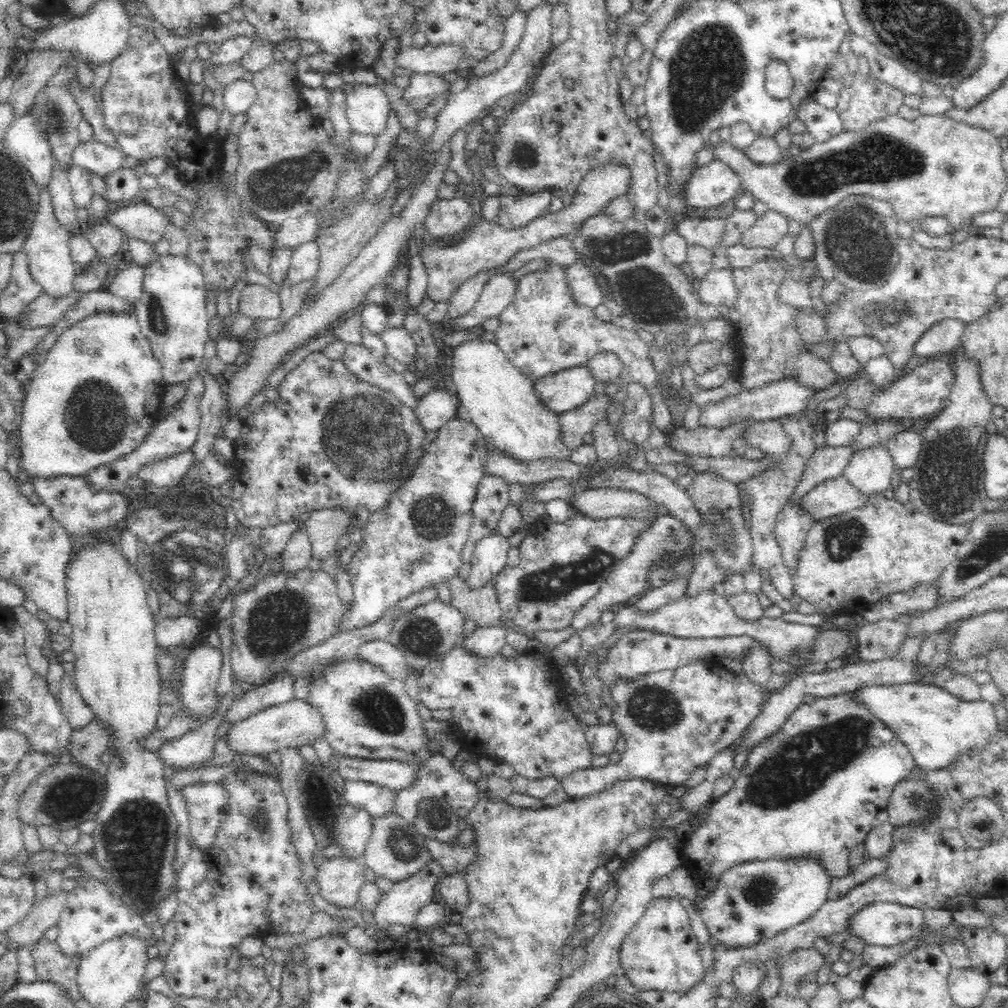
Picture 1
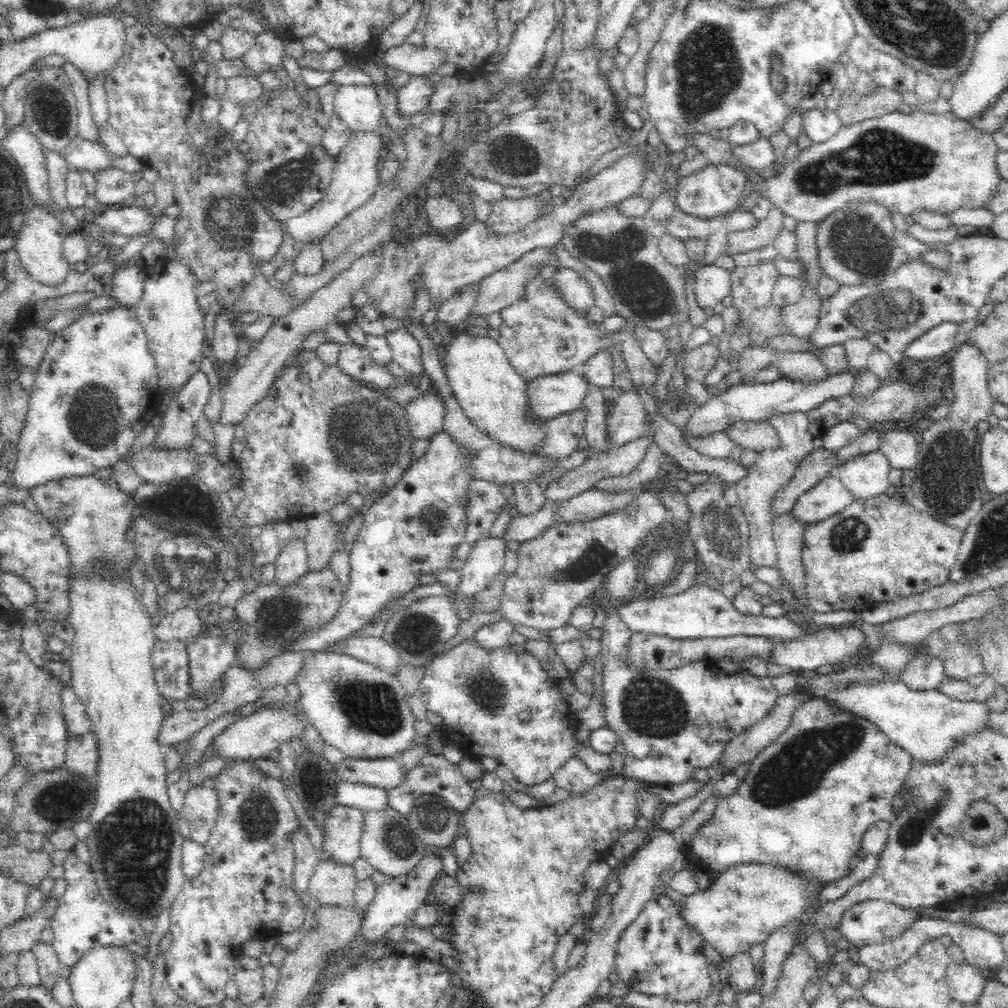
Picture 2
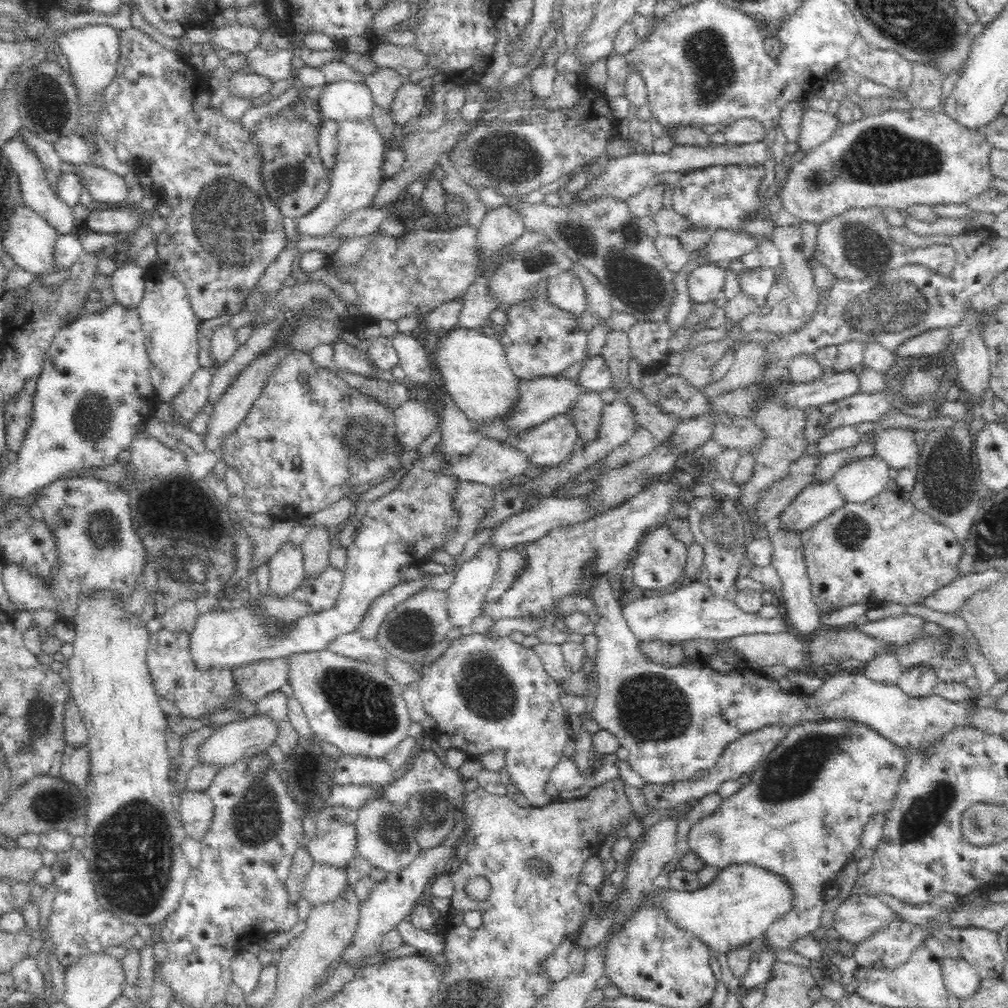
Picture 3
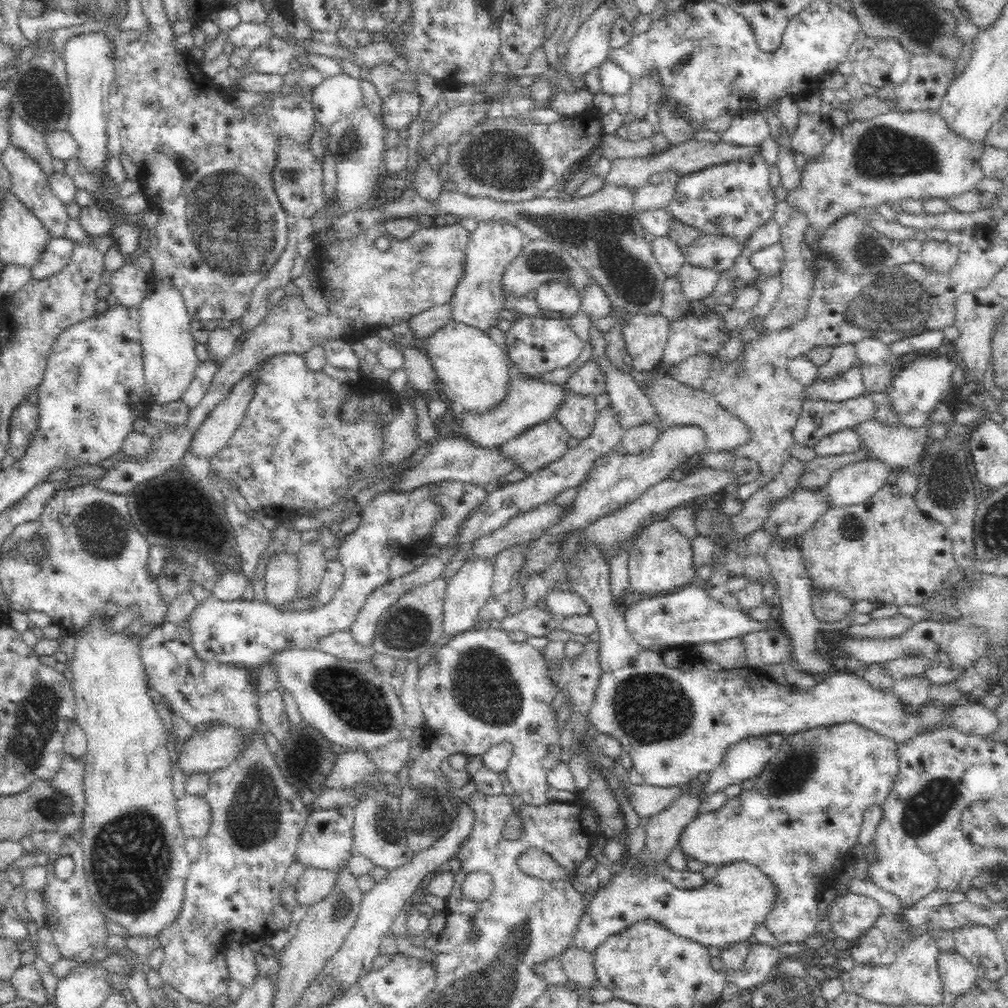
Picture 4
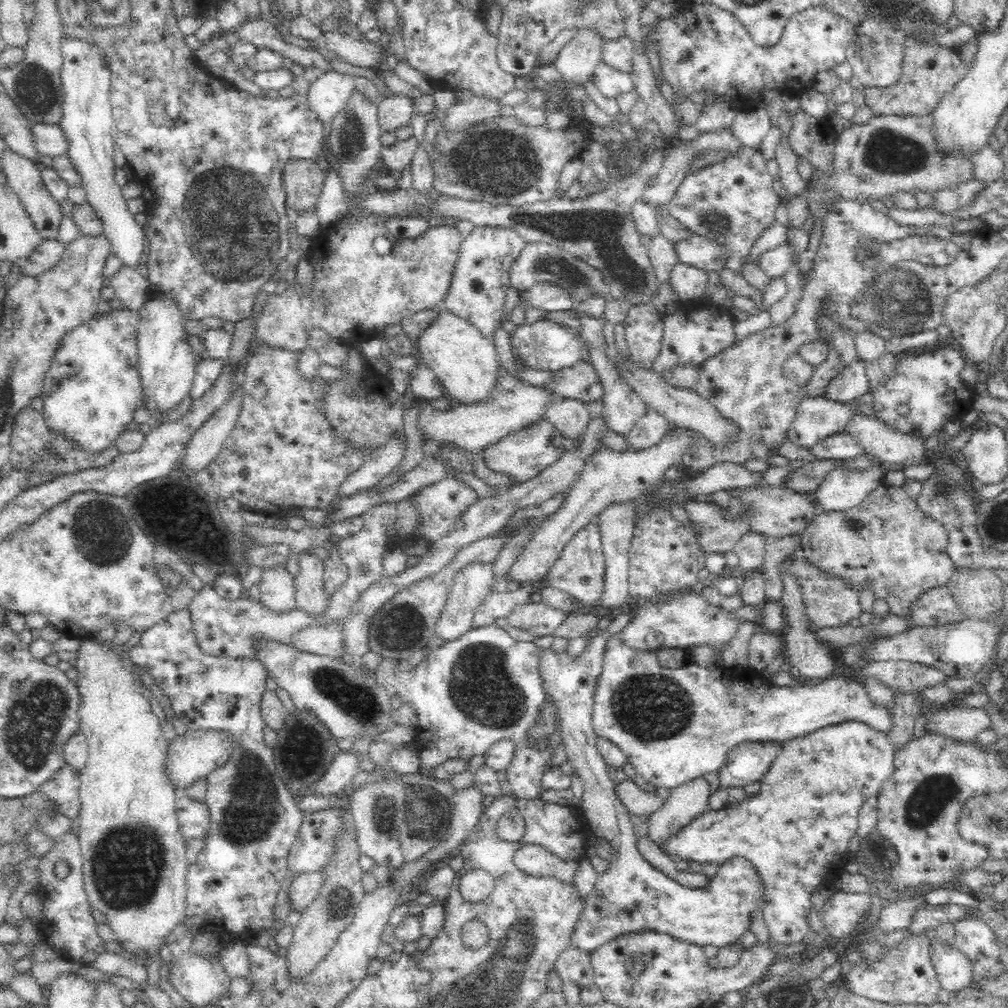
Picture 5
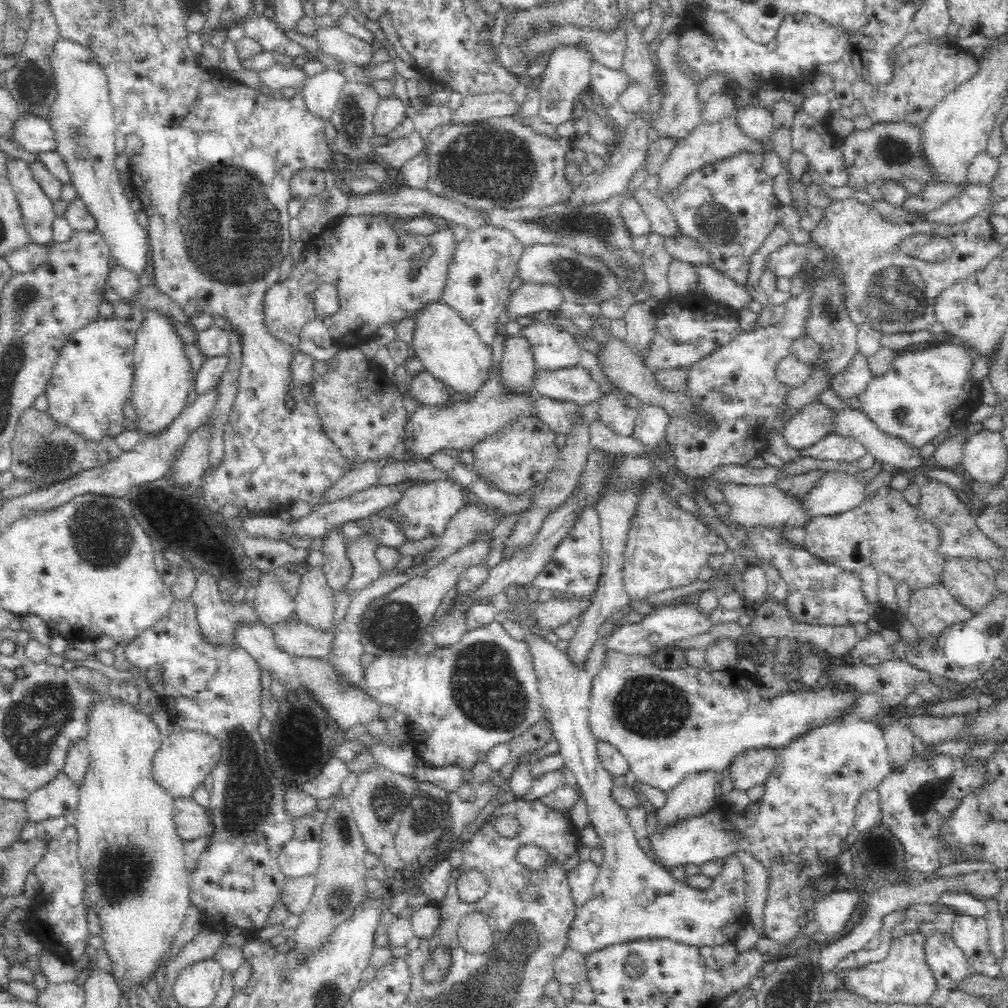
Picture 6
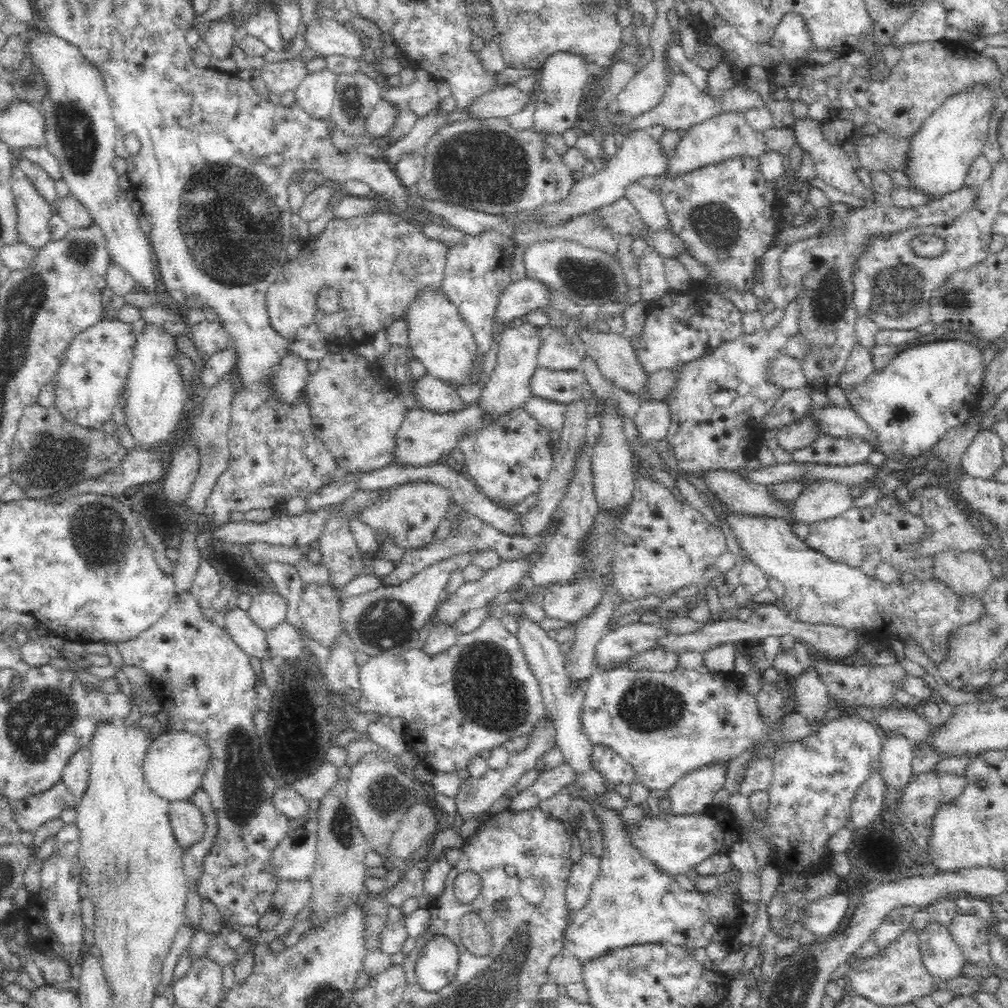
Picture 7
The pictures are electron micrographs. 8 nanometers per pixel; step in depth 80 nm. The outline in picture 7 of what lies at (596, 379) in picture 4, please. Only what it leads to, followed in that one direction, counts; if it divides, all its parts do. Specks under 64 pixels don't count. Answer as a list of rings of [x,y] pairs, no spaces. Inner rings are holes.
[[[536,366],[528,380],[531,396],[537,396],[552,402],[566,405],[584,392],[583,370],[564,372],[551,371]]]

